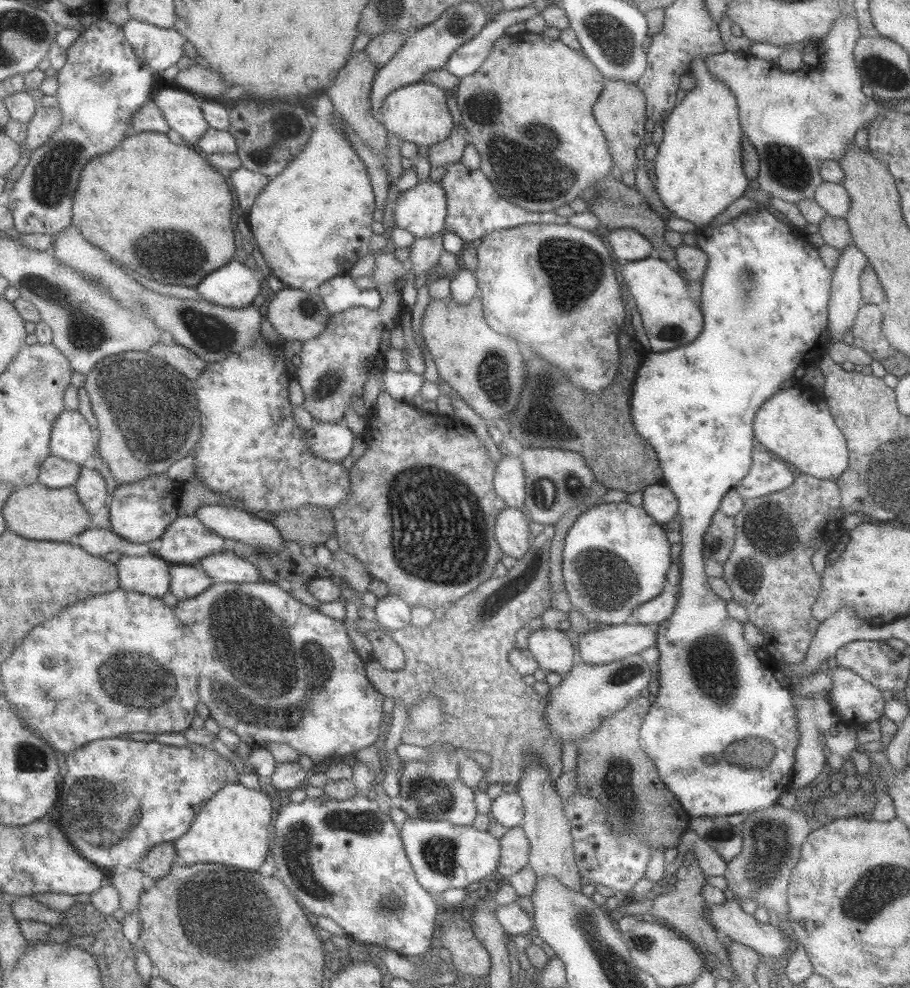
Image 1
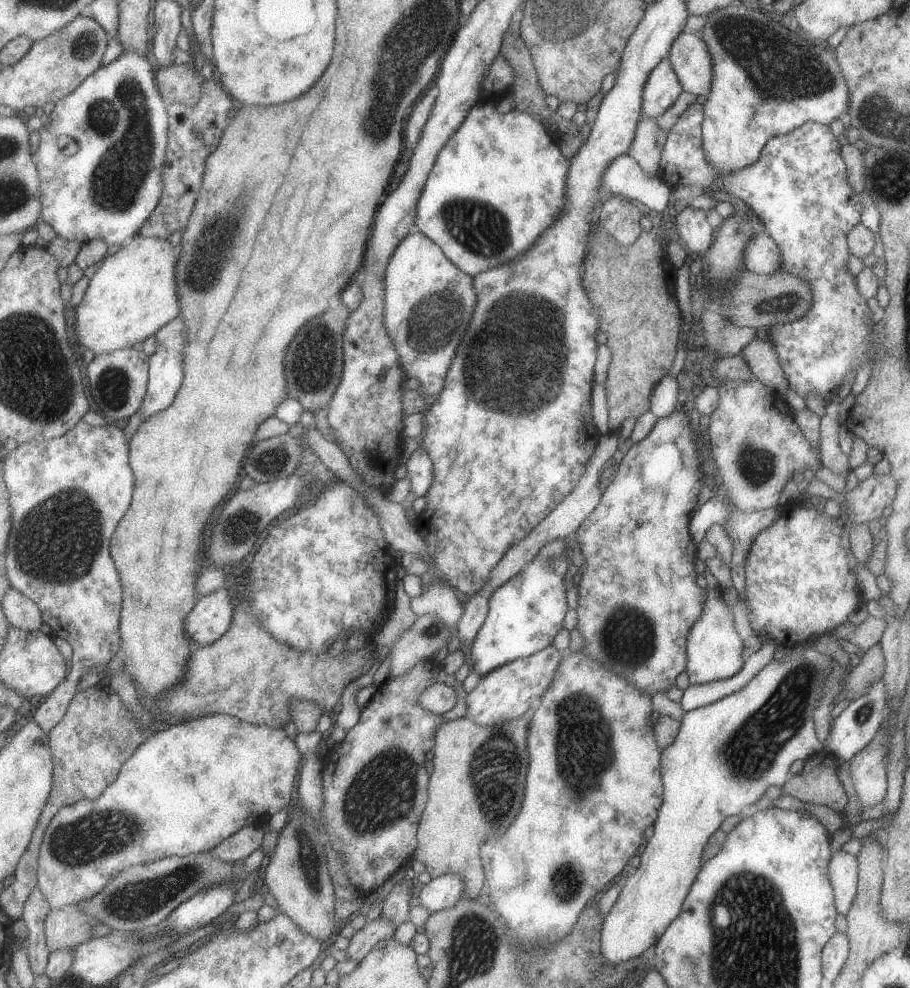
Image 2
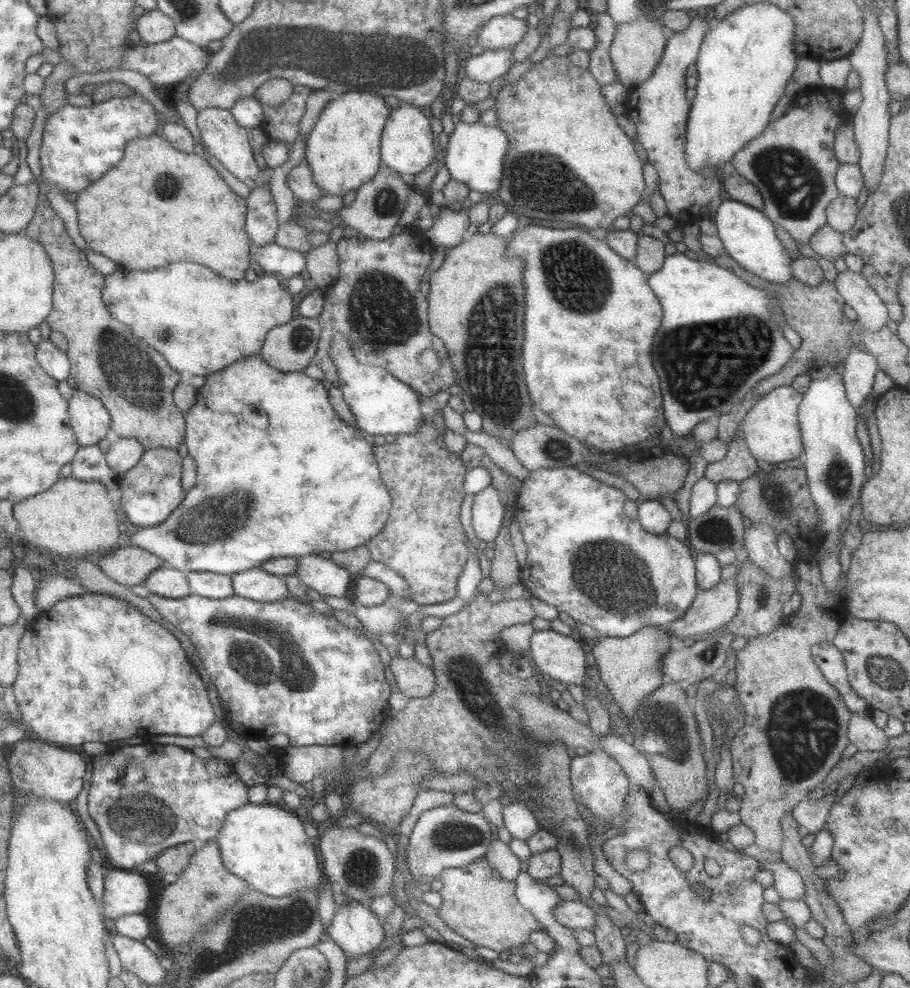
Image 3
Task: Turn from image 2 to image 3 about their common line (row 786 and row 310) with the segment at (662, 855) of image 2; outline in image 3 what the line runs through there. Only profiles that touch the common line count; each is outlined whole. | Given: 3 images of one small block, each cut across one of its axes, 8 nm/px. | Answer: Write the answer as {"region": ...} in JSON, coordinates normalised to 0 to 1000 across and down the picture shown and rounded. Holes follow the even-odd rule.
{"region":[[[746,255],[734,258],[725,273],[713,278],[712,285],[729,312],[727,340],[719,340],[716,362],[719,372],[725,379],[731,425],[743,445],[760,439],[767,428],[787,426],[809,413],[833,387],[859,374],[873,358],[873,352],[851,324],[856,308],[804,273],[787,268],[784,262]],[[846,308],[852,309],[851,317],[844,313]]]}

